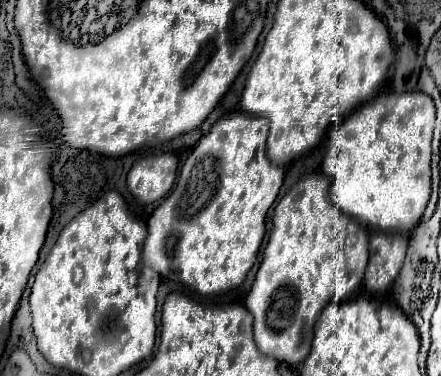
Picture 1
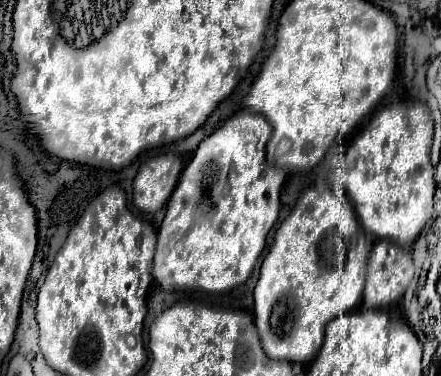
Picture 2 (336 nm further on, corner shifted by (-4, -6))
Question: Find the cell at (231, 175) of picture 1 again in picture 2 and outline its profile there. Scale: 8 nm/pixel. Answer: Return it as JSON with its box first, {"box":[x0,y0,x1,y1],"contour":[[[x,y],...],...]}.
{"box":[151,113,285,291],"contour":[[[239,113],[229,117],[217,131],[199,143],[191,163],[183,169],[181,179],[167,203],[167,213],[157,237],[151,273],[163,291],[175,291],[183,287],[229,291],[249,279],[261,251],[265,249],[267,233],[277,221],[281,209],[281,185],[285,181],[285,171],[269,165],[265,159],[265,145],[269,137],[271,127],[263,115]]]}

